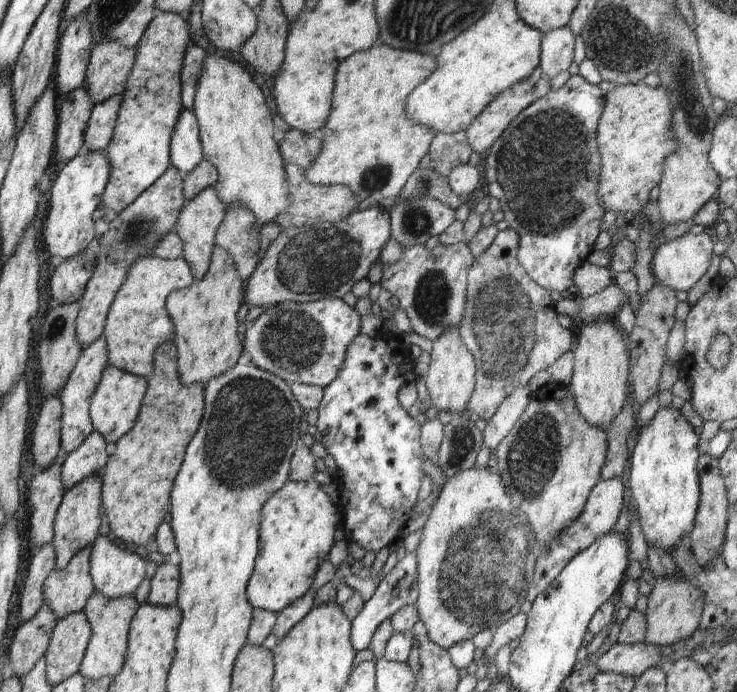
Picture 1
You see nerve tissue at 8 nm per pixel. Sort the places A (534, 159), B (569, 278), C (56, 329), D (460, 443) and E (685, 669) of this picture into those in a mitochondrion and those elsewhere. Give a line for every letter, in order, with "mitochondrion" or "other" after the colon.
A: mitochondrion
B: other
C: mitochondrion
D: mitochondrion
E: other

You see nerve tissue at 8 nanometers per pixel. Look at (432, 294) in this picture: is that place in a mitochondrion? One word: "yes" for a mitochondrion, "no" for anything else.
yes

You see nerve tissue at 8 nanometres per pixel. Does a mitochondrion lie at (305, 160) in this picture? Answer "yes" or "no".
no

